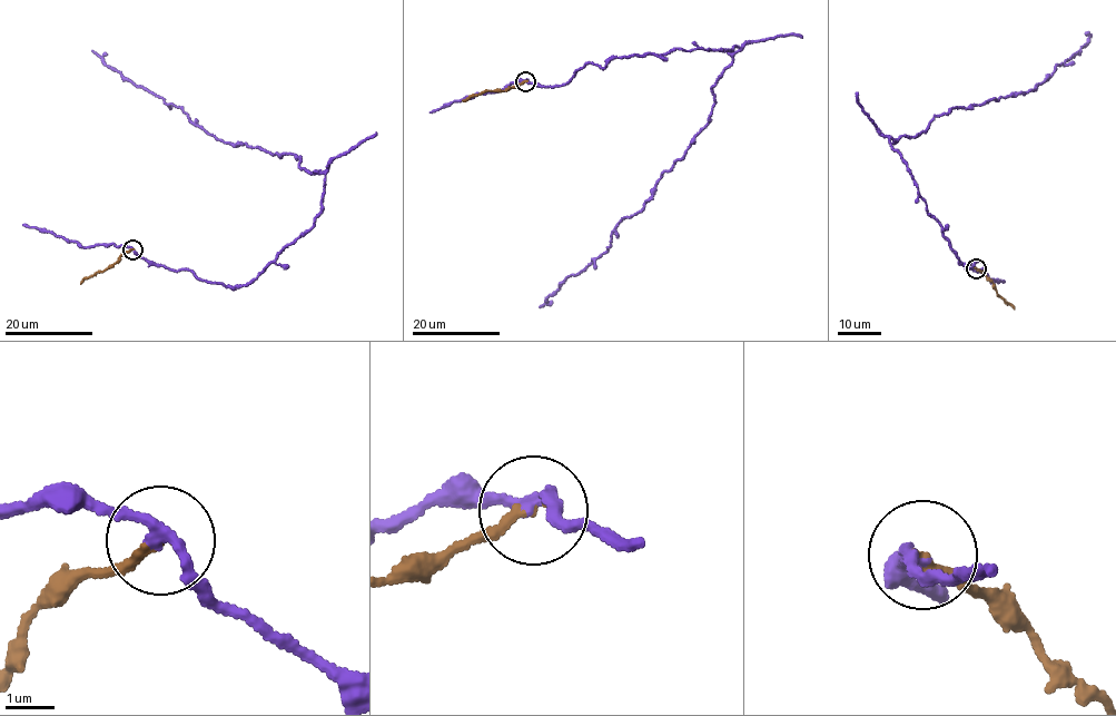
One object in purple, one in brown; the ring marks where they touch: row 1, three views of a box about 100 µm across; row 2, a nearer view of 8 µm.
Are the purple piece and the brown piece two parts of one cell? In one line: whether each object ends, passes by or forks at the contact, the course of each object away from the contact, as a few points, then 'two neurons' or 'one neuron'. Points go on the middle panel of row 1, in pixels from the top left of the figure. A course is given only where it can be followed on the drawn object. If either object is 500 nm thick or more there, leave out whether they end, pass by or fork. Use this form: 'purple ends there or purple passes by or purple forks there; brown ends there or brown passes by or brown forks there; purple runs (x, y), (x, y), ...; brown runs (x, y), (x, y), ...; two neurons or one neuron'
purple passes by; brown ends there; purple runs (525, 81), (569, 82), (589, 64), (622, 57), (740, 48), (683, 157), (620, 221), (604, 253), (539, 307); brown runs (525, 81), (504, 90), (483, 91), (462, 100); two neurons

